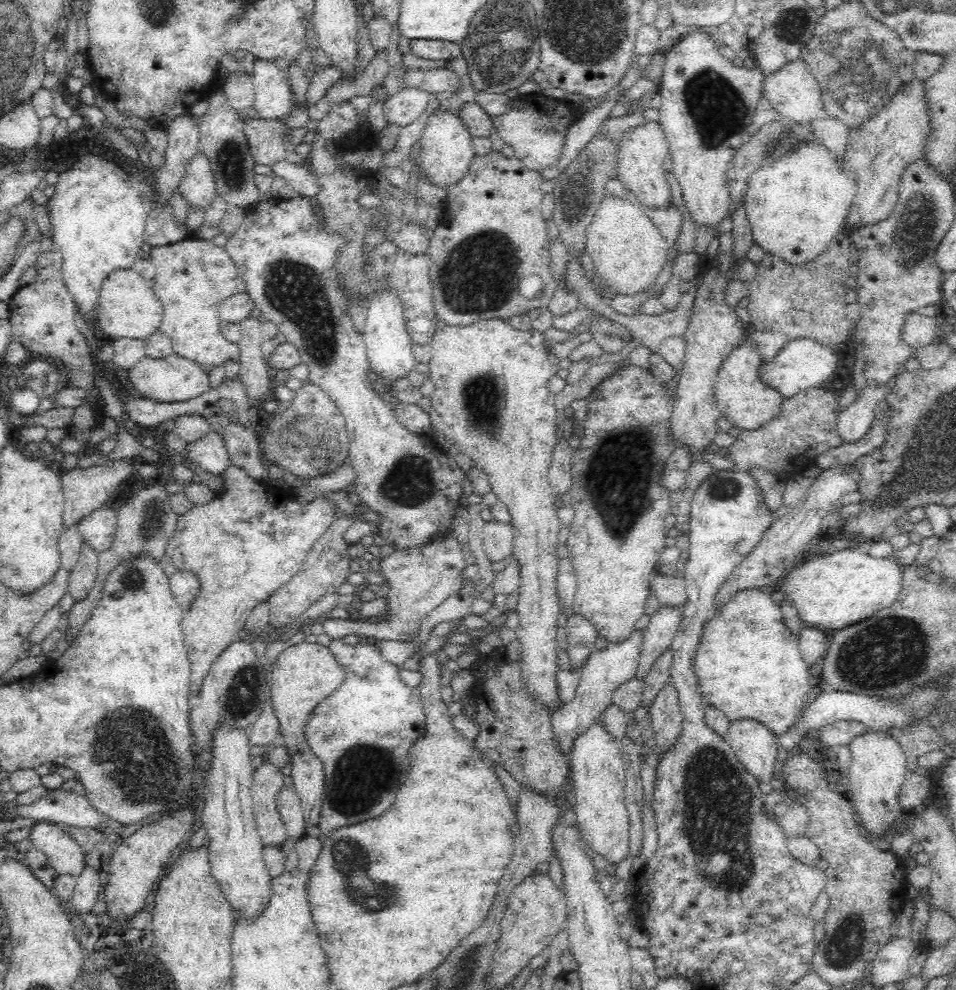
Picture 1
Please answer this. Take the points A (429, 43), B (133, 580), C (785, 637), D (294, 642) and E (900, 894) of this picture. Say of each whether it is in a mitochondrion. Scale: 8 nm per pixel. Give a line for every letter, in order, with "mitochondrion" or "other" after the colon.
A: other
B: mitochondrion
C: other
D: other
E: other

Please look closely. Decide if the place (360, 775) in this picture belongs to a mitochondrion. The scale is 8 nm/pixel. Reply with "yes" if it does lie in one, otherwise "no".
yes

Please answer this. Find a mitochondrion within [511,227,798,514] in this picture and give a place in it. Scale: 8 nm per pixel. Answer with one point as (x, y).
(721, 488)

